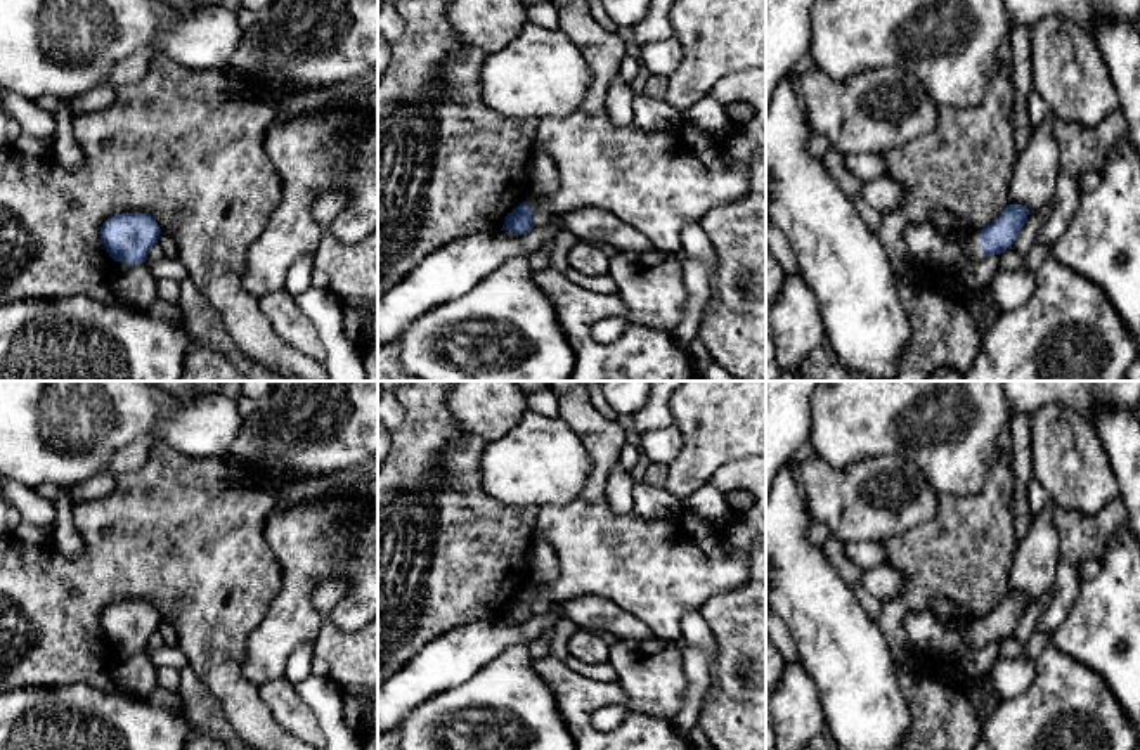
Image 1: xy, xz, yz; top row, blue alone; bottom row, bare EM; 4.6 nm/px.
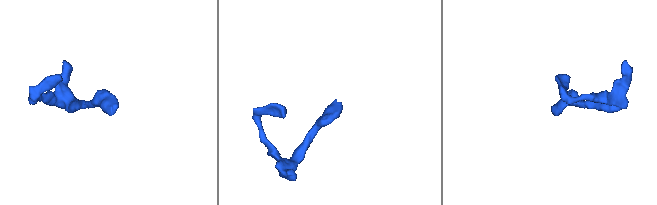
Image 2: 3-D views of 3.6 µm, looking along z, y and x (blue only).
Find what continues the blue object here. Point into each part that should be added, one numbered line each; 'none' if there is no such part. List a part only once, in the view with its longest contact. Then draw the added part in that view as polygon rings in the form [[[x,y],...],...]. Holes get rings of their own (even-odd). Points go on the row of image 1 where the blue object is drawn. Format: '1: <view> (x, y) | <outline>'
1: yz (972, 246) | [[[975,230],[967,241],[962,244],[968,262],[981,262],[986,256],[986,251],[981,244],[981,232]]]

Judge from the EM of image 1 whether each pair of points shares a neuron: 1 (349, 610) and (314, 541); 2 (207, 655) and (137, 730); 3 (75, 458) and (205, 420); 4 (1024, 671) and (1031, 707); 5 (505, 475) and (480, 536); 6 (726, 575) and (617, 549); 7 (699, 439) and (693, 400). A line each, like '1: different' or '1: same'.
1: same
2: different
3: same
4: different
5: different
6: same
7: same

